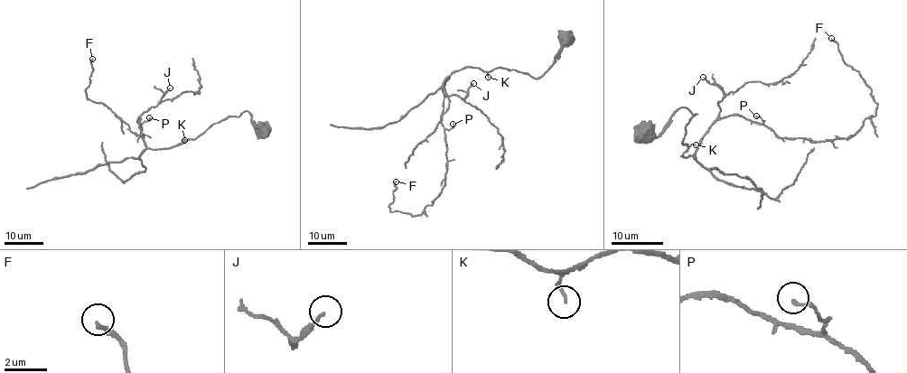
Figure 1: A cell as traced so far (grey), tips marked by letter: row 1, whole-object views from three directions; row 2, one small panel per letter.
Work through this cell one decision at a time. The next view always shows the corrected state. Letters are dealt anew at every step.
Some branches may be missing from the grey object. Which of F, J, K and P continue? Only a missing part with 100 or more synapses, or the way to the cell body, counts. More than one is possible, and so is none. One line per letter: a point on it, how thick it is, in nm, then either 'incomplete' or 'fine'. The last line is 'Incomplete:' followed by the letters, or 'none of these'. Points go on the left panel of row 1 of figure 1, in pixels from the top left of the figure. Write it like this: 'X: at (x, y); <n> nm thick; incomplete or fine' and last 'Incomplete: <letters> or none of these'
F: at (92, 59); 190 nm thick; fine
J: at (170, 88); 120 nm thick; fine
K: at (184, 140); 90 nm thick; fine
P: at (149, 117); 130 nm thick; fine
Incomplete: none of these

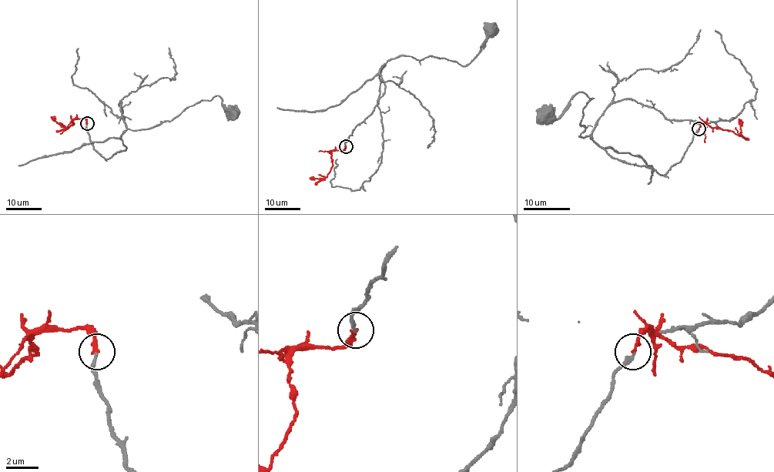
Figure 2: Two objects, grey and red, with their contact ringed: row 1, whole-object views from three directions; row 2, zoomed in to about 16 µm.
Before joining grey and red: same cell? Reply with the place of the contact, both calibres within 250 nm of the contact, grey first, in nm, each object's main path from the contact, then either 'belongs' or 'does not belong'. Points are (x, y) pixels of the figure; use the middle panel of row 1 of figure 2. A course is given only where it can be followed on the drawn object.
place (346, 146); calibres 200 and 220 nm; course grey (346, 146), (352, 132), (384, 91), (380, 68), (388, 60), (432, 56), (467, 65), (480, 51), (490, 30); course red (346, 146), (333, 151), (332, 167), (326, 177), (309, 178); belongs

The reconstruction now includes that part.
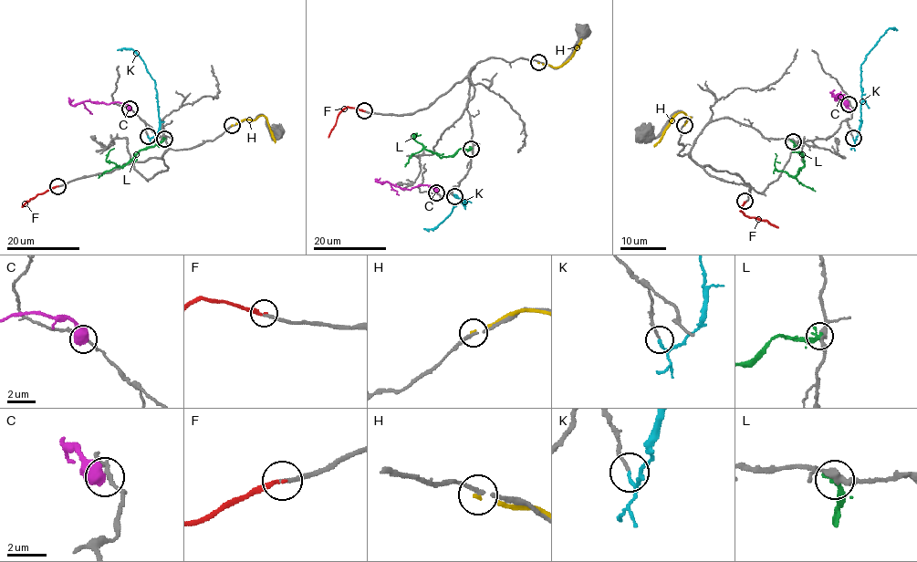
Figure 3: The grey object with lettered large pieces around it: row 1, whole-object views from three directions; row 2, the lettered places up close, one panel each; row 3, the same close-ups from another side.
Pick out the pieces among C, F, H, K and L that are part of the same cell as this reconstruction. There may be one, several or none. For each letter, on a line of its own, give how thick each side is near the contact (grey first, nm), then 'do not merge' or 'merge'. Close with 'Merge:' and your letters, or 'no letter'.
C: 170/650 nm | do not merge
F: 200/220 nm | merge
H: 170/140 nm | do not merge
K: 150/170 nm | merge
L: 380/320 nm | do not merge
Merge: F, K

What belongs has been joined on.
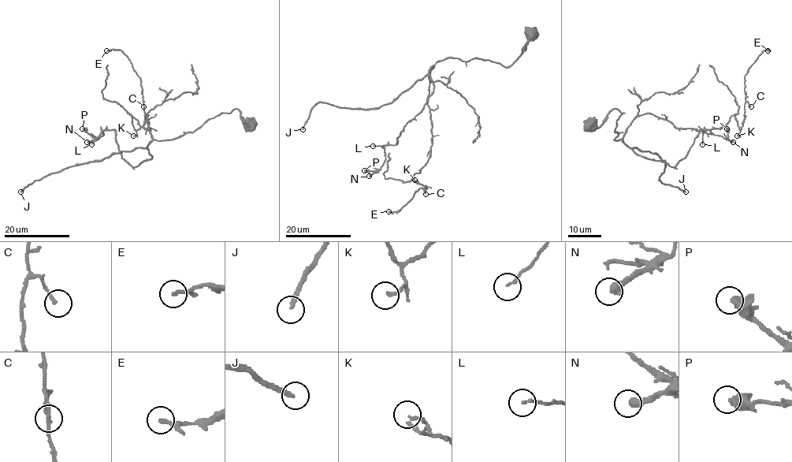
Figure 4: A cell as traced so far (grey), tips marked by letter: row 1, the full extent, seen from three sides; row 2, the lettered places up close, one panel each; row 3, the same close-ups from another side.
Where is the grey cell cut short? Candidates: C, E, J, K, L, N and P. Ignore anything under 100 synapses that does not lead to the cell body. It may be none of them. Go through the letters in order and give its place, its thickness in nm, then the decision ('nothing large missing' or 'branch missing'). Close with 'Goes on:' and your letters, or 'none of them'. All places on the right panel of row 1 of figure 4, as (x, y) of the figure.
C: at (751, 106); 150 nm thick; nothing large missing
E: at (767, 50); 100 nm thick; nothing large missing
J: at (686, 191); 200 nm thick; branch missing
K: at (737, 135); 140 nm thick; nothing large missing
L: at (702, 144); 120 nm thick; nothing large missing
N: at (733, 142); 400 nm thick; nothing large missing
P: at (726, 128); 360 nm thick; nothing large missing
Goes on: J

